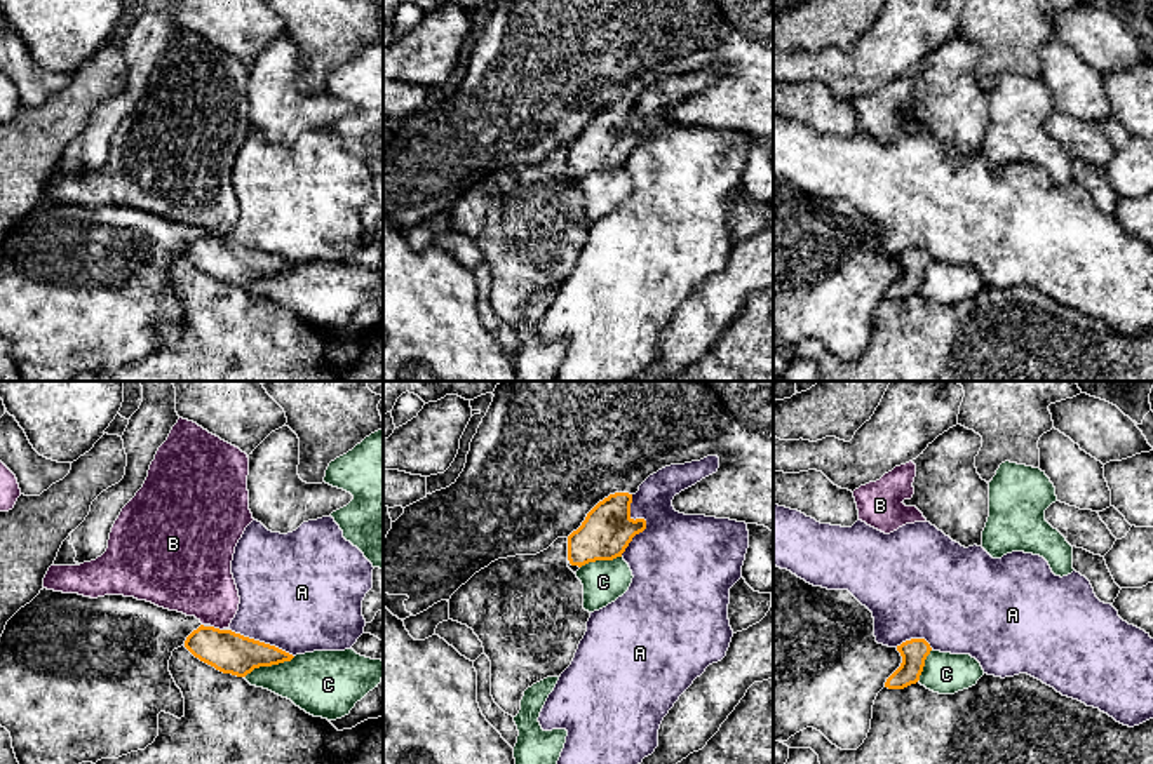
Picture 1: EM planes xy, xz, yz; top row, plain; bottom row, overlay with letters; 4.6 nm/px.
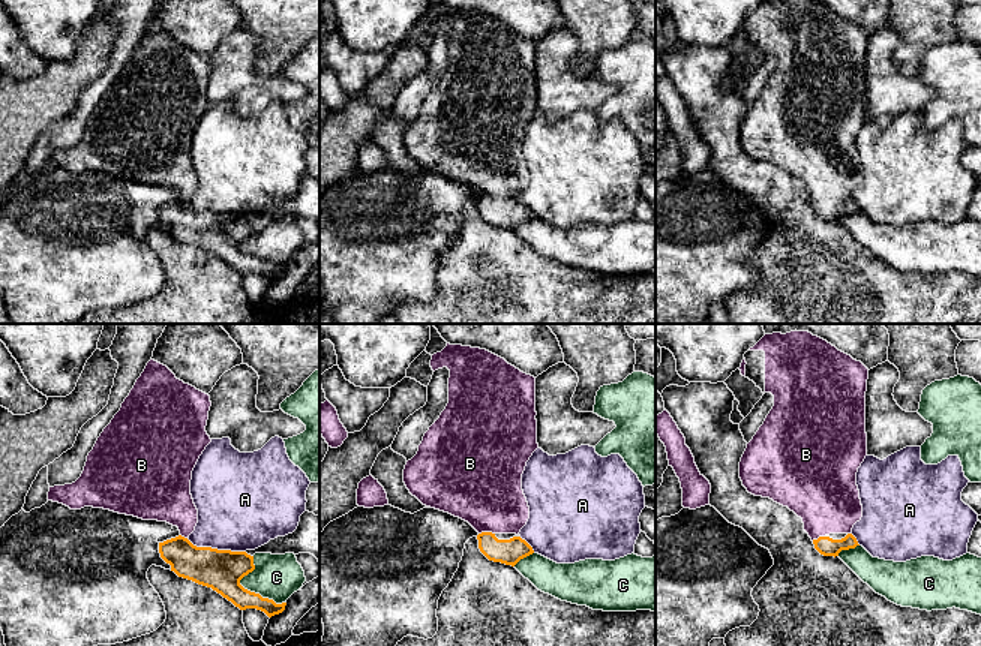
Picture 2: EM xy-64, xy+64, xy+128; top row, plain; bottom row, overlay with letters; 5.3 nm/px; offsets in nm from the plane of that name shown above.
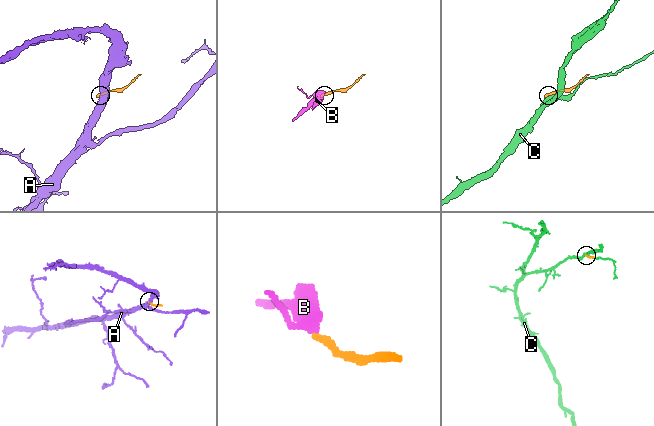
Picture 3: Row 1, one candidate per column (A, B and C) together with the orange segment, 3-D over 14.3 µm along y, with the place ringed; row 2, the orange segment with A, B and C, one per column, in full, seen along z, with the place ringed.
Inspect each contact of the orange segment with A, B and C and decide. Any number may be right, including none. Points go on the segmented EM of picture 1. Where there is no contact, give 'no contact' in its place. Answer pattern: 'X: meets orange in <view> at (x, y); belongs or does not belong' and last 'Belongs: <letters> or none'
A: meets orange in xz at (645, 522); does not belong
B: meets orange in xy at (216, 629); belongs
C: meets orange in xy at (269, 665); does not belong
Belongs: B

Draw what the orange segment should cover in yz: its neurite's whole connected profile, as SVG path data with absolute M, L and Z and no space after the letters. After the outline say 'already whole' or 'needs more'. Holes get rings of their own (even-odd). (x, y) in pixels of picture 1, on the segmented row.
M911 639L897 646L902 656L900 667L887 679L885 687L904 689L920 680L925 660L932 647L925 639Z | already whole

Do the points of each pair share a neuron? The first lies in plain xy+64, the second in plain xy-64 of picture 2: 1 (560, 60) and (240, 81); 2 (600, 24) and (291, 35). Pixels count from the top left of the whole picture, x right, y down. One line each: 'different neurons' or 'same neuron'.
1: same neuron
2: same neuron

